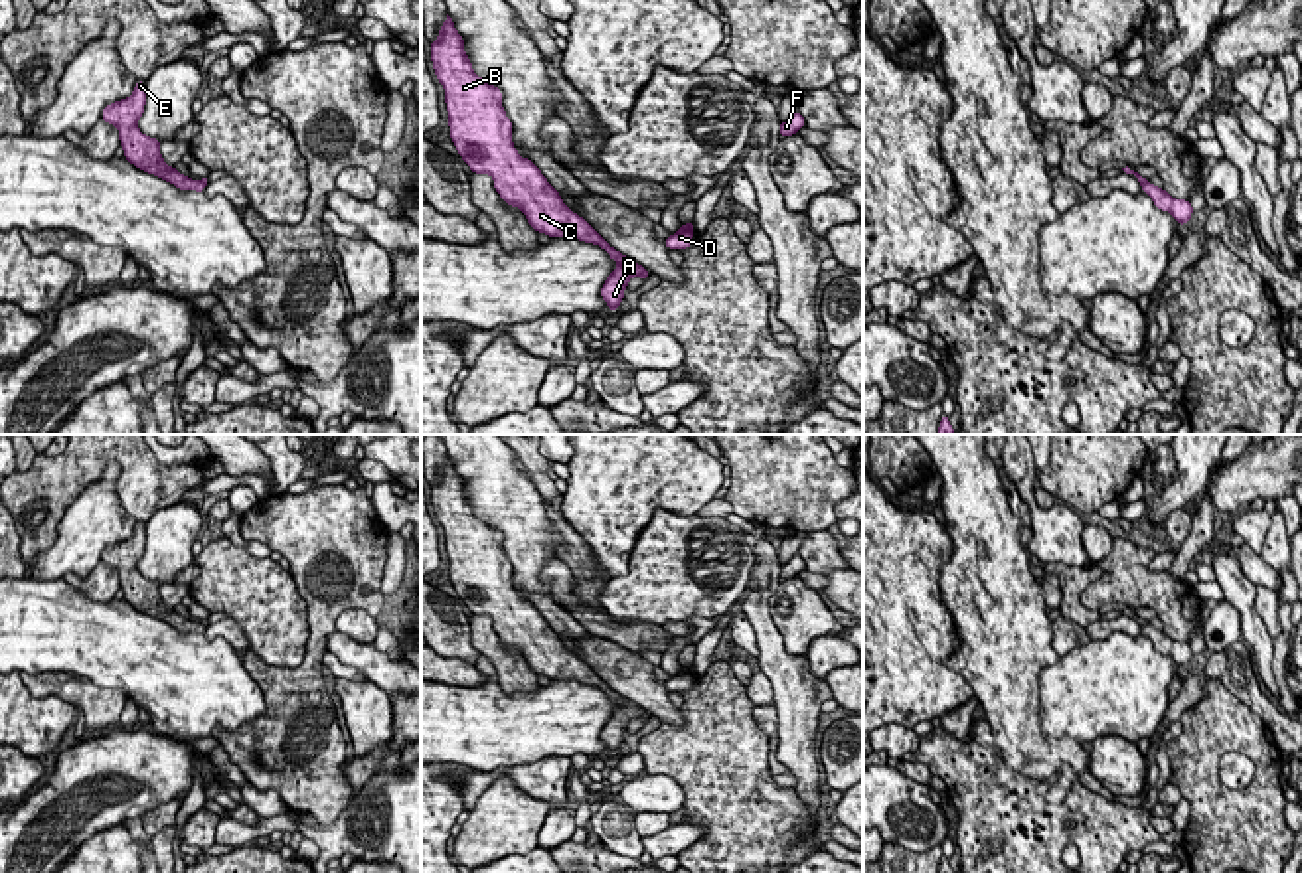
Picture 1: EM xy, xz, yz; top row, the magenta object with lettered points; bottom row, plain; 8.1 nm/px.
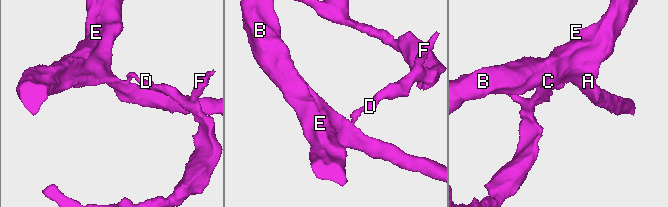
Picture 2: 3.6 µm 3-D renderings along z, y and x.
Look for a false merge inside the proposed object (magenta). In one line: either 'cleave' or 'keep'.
cleave

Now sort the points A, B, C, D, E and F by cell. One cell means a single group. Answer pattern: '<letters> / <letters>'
A B C E / D F

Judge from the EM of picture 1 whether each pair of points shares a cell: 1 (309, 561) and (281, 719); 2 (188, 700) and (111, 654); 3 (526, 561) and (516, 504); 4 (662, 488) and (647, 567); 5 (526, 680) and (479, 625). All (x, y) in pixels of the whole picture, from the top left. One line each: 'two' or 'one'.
1: one
2: one
3: one
4: two
5: one

